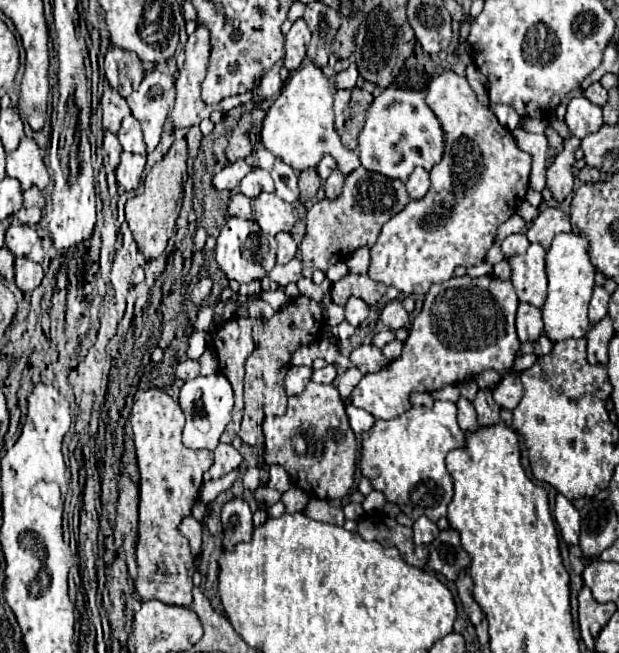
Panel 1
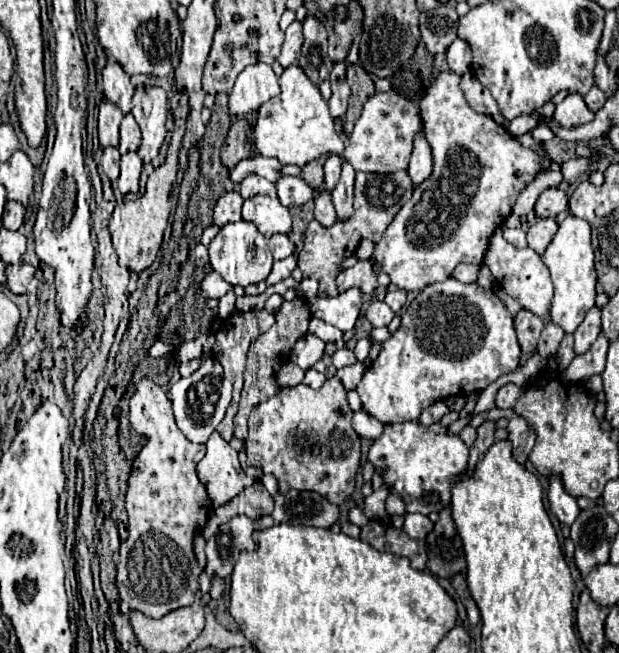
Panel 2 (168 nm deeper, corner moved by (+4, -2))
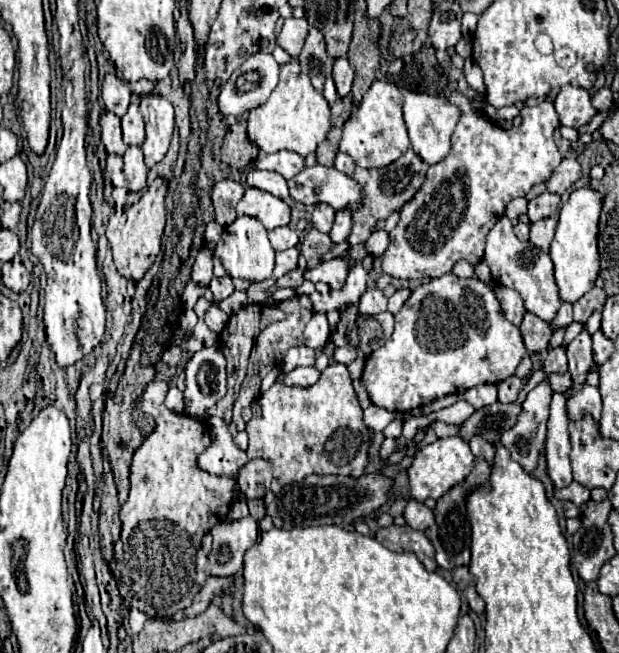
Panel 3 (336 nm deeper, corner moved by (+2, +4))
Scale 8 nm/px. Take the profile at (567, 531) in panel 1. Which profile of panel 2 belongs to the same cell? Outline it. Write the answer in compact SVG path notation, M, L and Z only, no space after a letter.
M550 476L550 488L548 488L548 500L550 500L550 508L556 514L556 518L562 524L572 524L576 520L576 516L580 514L580 508L576 504L576 498L570 496L564 490L564 484L560 480L560 476Z

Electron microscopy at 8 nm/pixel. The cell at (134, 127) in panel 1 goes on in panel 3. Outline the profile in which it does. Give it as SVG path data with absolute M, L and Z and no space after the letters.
M134 98L128 112L122 116L122 130L124 130L124 144L126 146L142 146L144 142L144 120L138 110L138 100Z

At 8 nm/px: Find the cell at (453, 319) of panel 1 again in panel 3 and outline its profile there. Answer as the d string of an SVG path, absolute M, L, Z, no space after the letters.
M444 274L418 286L394 316L396 326L390 340L374 350L366 360L362 384L372 404L388 412L406 412L434 402L446 394L460 394L478 384L498 384L516 372L520 360L528 354L518 326L508 322L502 314L494 290L478 278L456 278Z

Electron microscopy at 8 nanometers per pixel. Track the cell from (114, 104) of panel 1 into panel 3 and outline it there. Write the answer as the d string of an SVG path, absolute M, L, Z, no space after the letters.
M104 112L100 118L101 142L106 146L106 152L114 154L124 154L126 146L122 142L122 128L120 128L120 118L112 112Z

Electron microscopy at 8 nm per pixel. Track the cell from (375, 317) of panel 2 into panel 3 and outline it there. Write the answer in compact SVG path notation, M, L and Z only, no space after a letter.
M378 288L366 290L358 302L358 308L362 316L376 316L380 312L386 312L386 296Z

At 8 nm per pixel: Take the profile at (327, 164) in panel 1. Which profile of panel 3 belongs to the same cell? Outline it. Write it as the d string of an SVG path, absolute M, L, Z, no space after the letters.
M338 152L336 154L336 160L334 160L334 168L340 170L342 174L348 174L350 176L354 172L354 162L352 162L352 158L348 158L348 154Z

